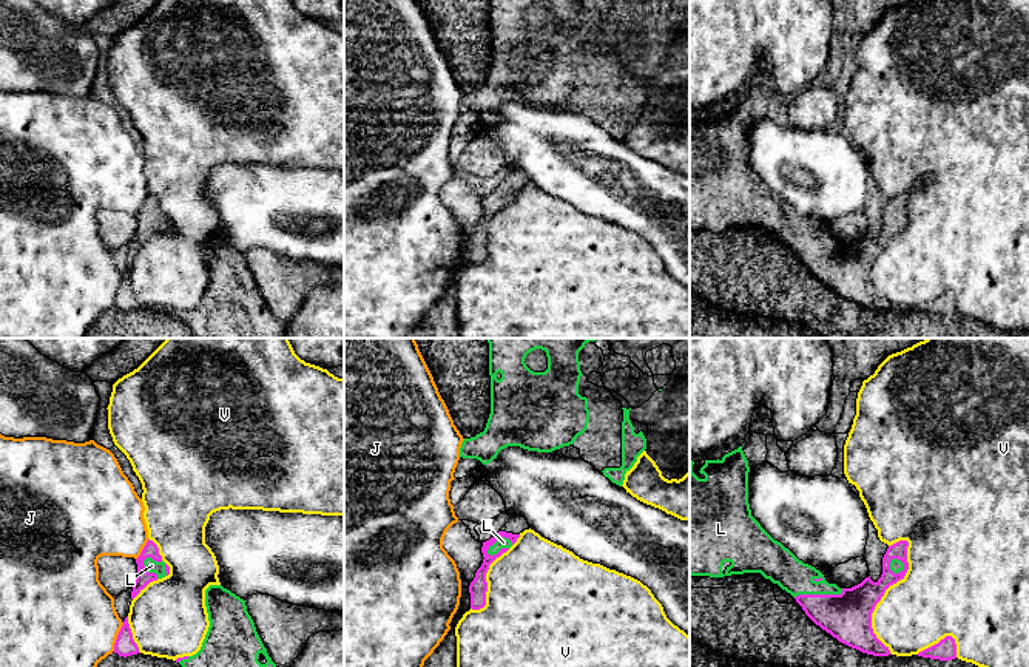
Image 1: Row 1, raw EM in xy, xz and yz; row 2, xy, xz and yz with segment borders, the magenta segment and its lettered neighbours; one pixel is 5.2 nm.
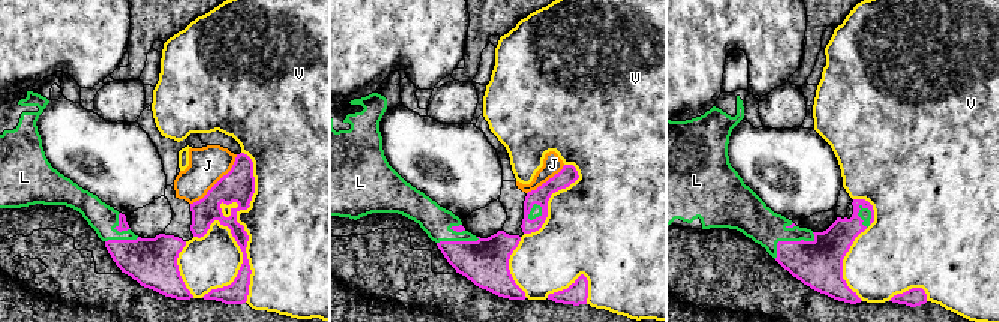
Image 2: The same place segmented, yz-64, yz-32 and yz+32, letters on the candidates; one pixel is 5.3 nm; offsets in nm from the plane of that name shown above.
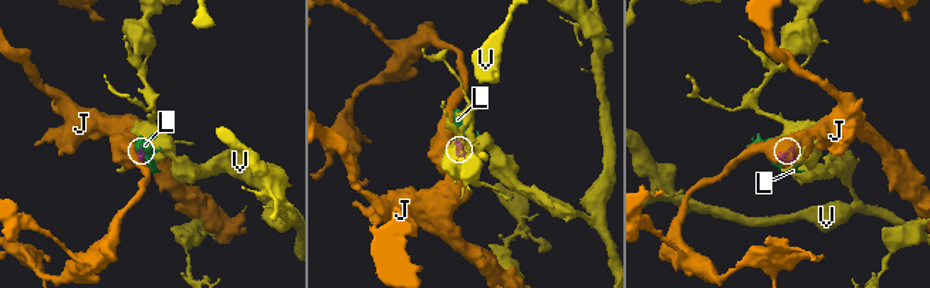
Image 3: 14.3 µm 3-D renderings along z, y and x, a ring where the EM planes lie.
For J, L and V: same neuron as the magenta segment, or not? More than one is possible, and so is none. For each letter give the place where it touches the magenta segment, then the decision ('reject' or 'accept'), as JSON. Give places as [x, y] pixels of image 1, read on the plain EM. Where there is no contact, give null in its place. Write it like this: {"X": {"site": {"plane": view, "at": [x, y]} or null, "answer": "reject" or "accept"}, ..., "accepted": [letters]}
{"J": {"site": {"plane": "xy", "at": [118, 291]}, "answer": "reject"}, "L": {"site": {"plane": "xz", "at": [499, 192]}, "answer": "accept"}, "V": {"site": {"plane": "yz", "at": [883, 249]}, "answer": "reject"}, "accepted": ["L"]}

